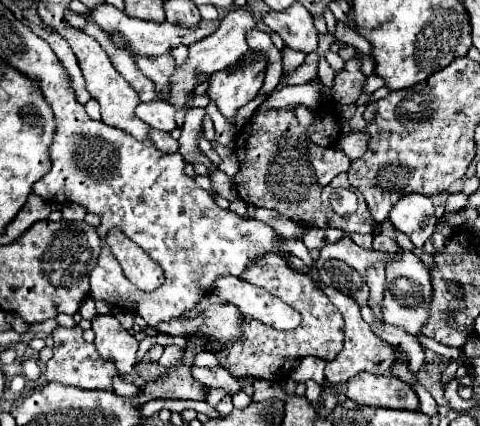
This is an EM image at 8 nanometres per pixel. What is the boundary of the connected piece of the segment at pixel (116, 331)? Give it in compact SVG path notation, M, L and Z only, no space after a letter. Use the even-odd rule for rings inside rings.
M98 314L92 318L92 330L96 334L94 346L102 358L112 358L120 374L126 374L136 364L138 340L120 326L112 314Z

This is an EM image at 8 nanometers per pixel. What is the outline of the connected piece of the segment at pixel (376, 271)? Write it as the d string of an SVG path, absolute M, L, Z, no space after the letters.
M378 264L368 272L366 284L370 286L370 300L368 306L372 308L374 316L378 322L382 322L382 310L380 310L380 302L384 302L384 266Z

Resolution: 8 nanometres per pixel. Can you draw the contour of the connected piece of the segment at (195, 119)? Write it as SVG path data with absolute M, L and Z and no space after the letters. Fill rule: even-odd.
M190 108L188 110L186 122L182 126L182 136L180 136L180 154L190 164L204 164L210 174L218 167L208 160L208 156L198 148L200 138L204 138L204 128L202 128L204 116L206 116L204 108Z

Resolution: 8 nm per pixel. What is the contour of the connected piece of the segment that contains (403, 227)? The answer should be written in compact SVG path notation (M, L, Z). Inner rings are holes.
M406 194L400 198L390 210L390 220L394 228L404 232L414 242L416 248L424 246L438 222L432 200L422 194Z

